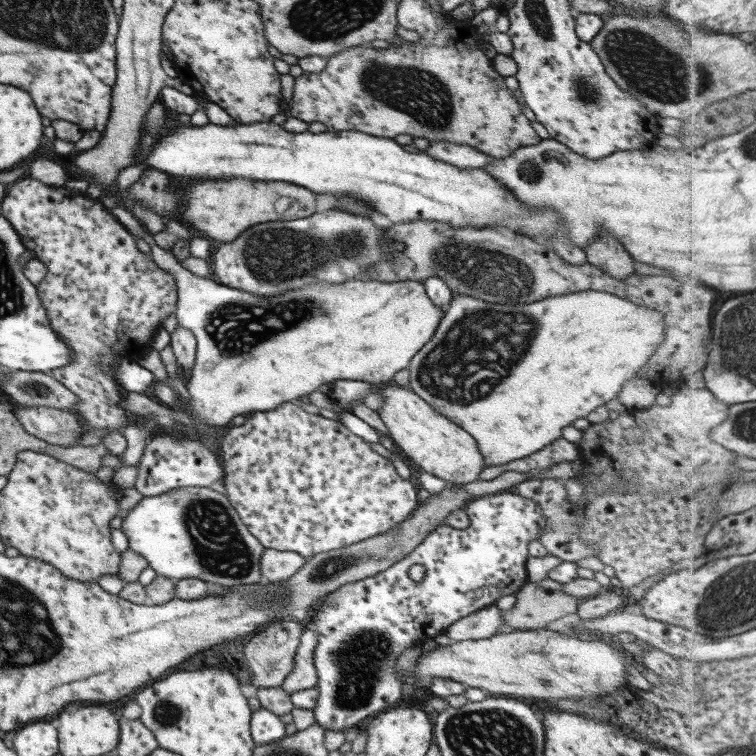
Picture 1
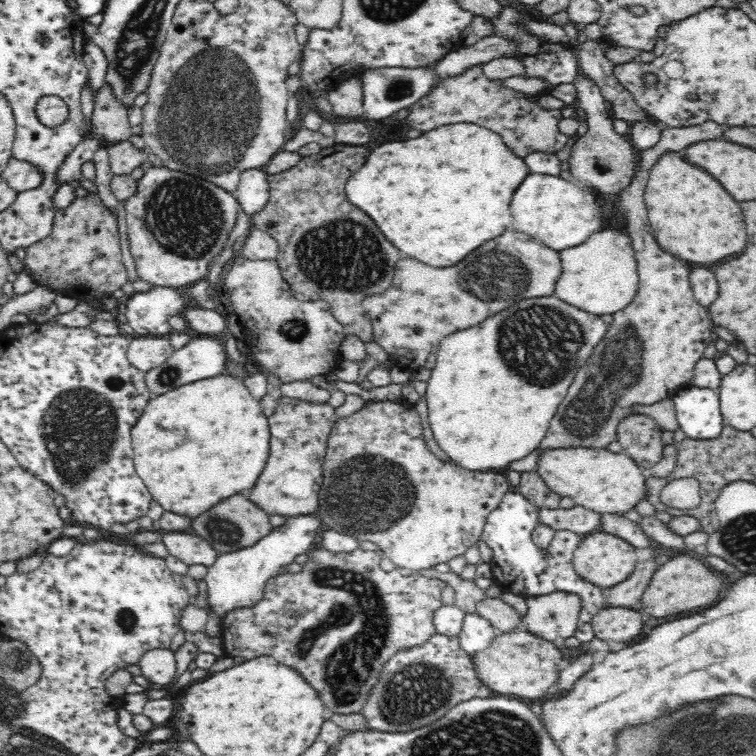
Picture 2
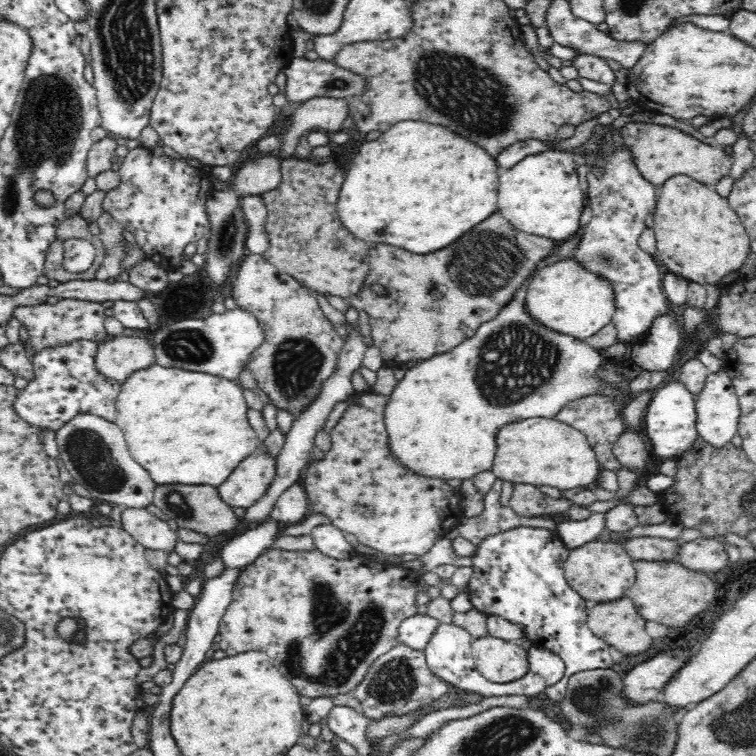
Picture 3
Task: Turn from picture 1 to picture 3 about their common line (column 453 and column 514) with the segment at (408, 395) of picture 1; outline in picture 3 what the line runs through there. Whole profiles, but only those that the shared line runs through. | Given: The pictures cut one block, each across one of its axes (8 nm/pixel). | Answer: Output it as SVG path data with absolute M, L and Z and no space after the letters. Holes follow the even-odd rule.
M524 419L505 424L496 435L496 452L491 472L497 479L512 483L552 486L561 490L595 486L602 468L596 453L582 432L558 420Z

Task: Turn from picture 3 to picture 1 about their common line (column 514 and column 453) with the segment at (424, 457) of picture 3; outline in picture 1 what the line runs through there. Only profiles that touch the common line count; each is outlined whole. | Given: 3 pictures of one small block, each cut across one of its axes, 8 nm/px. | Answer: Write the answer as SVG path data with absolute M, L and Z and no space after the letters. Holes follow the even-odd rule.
M608 291L569 292L530 304L494 304L454 293L436 334L410 361L408 387L436 412L469 432L477 440L486 468L494 468L542 450L563 436L565 426L616 399L623 384L636 378L662 342L664 316L658 310L642 308ZM478 346L480 358L474 358ZM464 368L468 368L468 376L460 376Z

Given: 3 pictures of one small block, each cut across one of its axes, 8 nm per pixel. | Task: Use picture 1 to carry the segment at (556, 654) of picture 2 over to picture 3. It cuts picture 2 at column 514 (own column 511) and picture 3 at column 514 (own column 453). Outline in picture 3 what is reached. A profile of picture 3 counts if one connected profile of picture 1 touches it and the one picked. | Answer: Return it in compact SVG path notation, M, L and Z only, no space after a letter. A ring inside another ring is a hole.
M492 635L473 639L471 655L478 672L495 683L518 680L529 669L527 649Z

